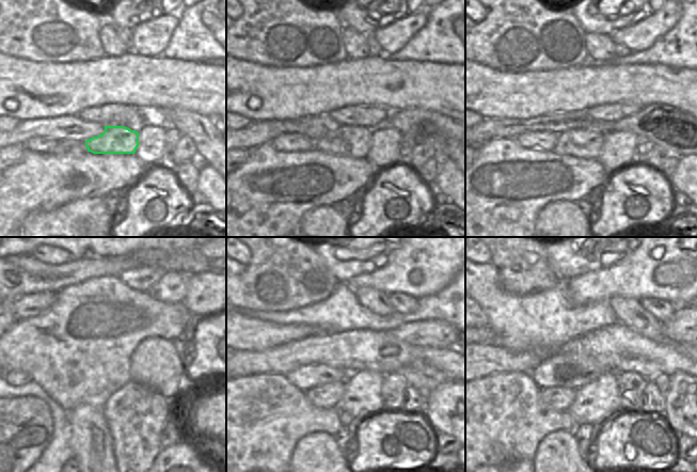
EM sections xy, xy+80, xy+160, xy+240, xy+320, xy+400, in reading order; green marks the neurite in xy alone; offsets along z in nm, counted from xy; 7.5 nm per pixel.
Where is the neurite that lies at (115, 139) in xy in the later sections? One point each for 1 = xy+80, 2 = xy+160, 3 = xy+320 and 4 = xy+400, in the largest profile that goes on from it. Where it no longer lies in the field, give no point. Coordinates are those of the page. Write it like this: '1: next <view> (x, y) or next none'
1: next xy+80 (352, 141)
2: next xy+160 (581, 143)
3: next xy+320 (329, 395)
4: next xy+400 (559, 398)

